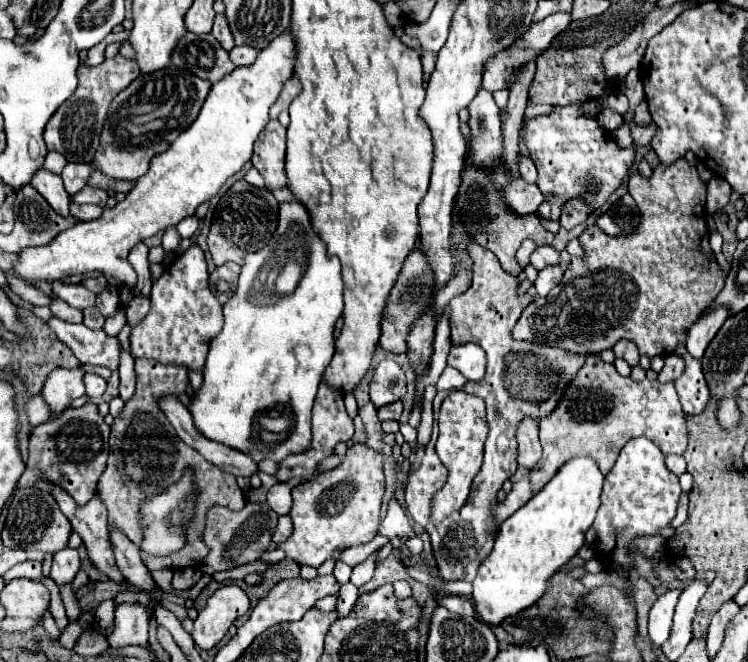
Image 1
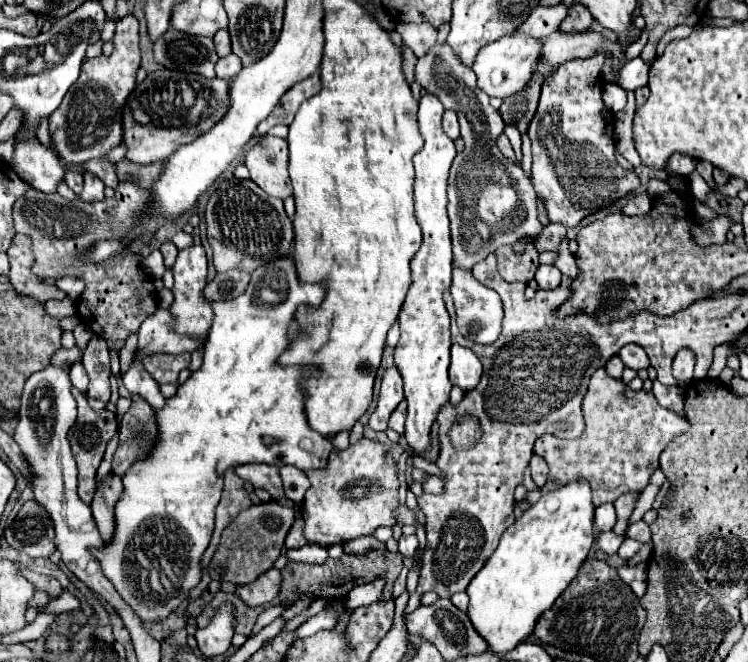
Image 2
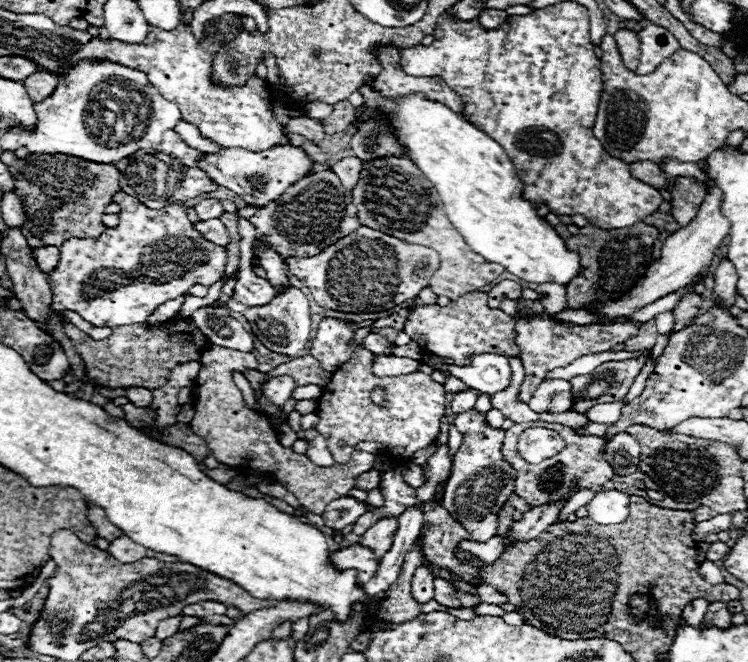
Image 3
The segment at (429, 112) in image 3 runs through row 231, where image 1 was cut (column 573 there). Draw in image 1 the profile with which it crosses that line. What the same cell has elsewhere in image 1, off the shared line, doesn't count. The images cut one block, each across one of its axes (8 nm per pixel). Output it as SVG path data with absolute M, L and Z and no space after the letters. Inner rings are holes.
M576 456L568 464L562 464L540 494L532 496L532 500L500 526L494 550L480 564L478 576L472 582L476 612L484 622L500 624L506 616L532 606L546 592L546 580L584 544L584 534L600 508L602 482L604 474L596 460Z

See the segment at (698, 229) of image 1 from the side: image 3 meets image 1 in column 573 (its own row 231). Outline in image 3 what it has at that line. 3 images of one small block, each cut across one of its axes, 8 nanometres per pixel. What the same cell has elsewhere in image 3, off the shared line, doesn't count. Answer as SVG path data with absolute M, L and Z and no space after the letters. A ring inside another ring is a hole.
M322 170L310 174L310 178L296 182L280 200L260 208L250 218L250 222L256 224L258 234L264 234L280 256L298 258L314 256L320 250L328 248L332 242L360 228L358 210L352 202L352 194L340 184L338 176L332 170Z

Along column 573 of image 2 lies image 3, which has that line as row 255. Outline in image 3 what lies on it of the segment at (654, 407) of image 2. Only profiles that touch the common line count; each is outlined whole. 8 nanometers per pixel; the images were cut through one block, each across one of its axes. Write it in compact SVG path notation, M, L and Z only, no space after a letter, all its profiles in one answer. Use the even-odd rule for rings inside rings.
M376 158L362 166L360 180L354 190L354 204L358 206L358 216L364 226L380 230L384 234L396 236L410 244L420 244L434 248L440 254L440 268L430 278L430 290L438 296L458 298L460 294L478 290L492 280L496 280L504 266L486 262L476 254L456 232L442 210L442 200L434 186L424 178L424 174L408 158ZM384 164L384 166L382 166ZM426 218L426 220L424 220Z

